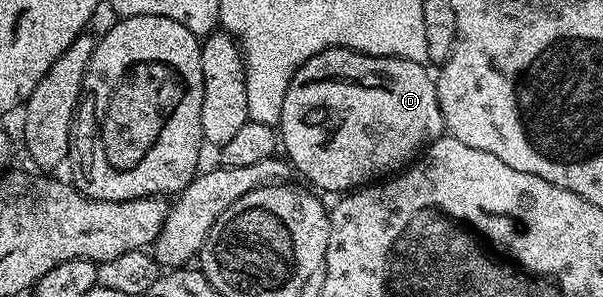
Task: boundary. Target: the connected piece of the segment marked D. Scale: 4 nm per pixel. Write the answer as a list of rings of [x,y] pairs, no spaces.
[[[325,49],[316,55],[312,55],[292,75],[292,83],[288,83],[288,91],[284,95],[284,107],[278,120],[280,126],[280,145],[288,158],[289,164],[295,170],[298,169],[315,185],[315,190],[323,189],[333,195],[345,195],[353,190],[361,189],[387,175],[397,174],[407,168],[425,150],[426,146],[437,137],[443,136],[446,124],[440,115],[440,103],[438,102],[438,87],[431,70],[423,62],[409,61],[399,57],[373,57],[367,53],[358,53],[354,49]]]

